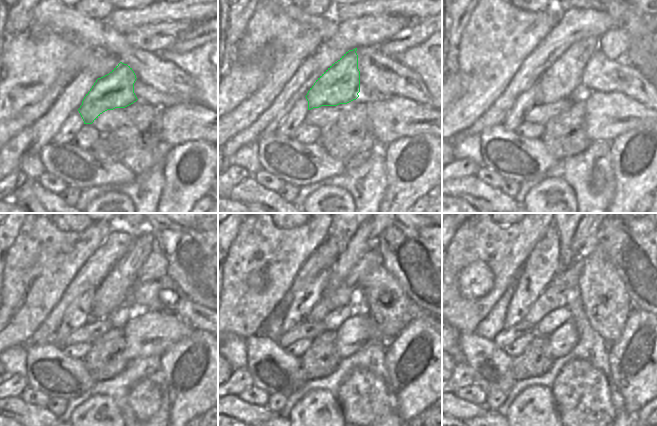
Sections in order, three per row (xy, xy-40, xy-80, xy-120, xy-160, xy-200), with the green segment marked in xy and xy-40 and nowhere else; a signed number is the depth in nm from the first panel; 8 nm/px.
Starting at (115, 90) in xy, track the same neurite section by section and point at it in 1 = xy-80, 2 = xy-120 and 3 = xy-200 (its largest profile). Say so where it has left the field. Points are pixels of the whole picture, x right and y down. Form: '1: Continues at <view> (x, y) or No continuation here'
1: Continues at xy-80 (563, 80)
2: Continues at xy-120 (116, 290)
3: Continues at xy-200 (587, 236)

